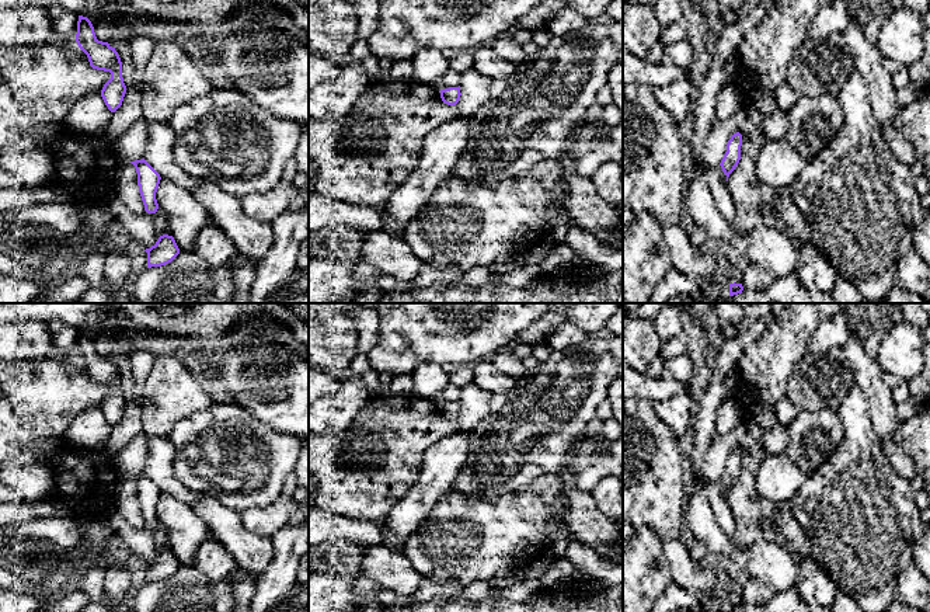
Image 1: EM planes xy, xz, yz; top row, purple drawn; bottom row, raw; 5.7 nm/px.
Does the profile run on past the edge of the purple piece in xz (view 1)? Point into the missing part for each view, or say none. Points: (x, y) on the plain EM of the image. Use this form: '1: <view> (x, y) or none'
1: none

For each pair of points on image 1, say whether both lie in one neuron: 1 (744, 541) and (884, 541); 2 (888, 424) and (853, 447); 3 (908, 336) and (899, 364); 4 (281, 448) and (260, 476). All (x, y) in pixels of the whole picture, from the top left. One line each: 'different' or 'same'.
1: different
2: different
3: same
4: same

